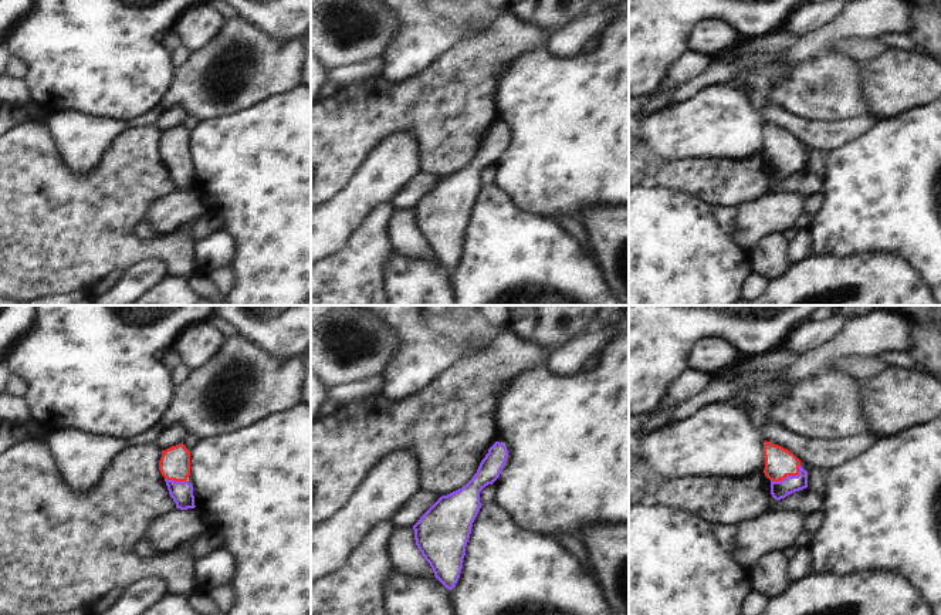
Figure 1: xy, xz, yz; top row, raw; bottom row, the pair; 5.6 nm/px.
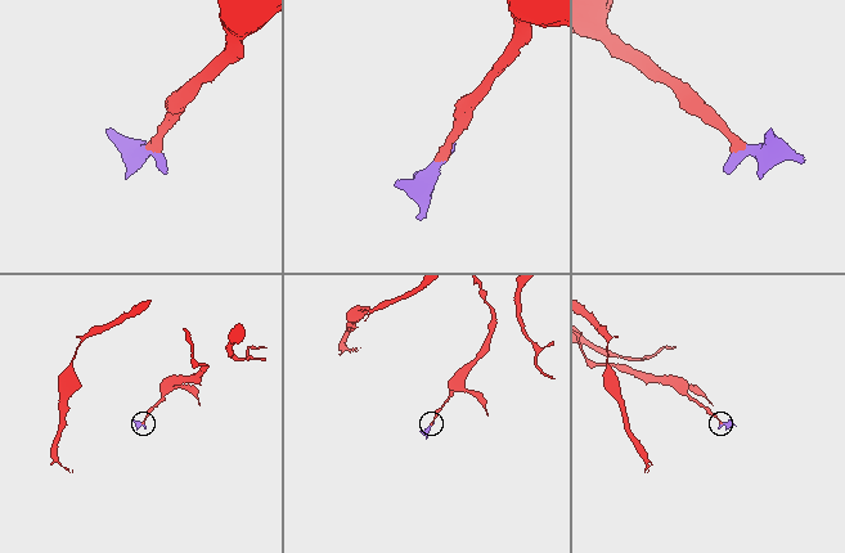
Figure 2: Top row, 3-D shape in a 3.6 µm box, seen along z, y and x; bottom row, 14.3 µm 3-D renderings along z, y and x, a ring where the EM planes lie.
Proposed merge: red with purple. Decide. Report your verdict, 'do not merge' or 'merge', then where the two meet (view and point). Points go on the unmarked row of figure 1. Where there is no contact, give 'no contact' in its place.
merge; meets red in yz at (788, 156)

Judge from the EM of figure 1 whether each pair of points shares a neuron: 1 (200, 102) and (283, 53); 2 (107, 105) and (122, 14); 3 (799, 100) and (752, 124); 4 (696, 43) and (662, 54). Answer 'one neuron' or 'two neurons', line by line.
1: one neuron
2: one neuron
3: two neurons
4: two neurons

